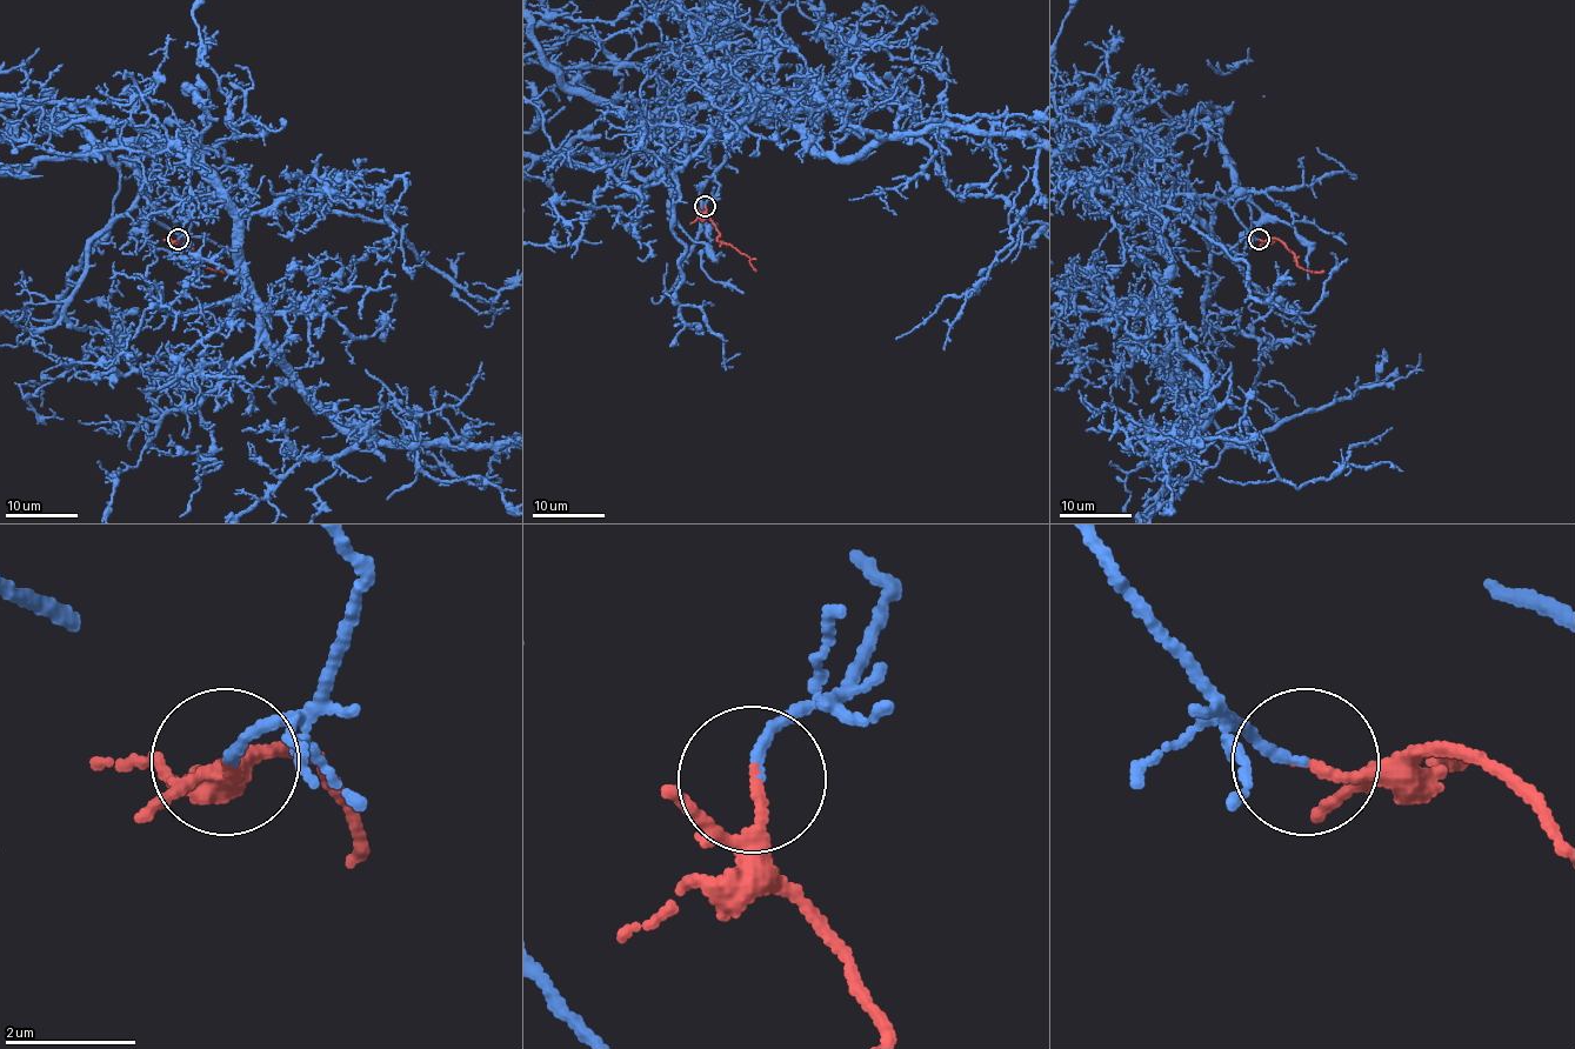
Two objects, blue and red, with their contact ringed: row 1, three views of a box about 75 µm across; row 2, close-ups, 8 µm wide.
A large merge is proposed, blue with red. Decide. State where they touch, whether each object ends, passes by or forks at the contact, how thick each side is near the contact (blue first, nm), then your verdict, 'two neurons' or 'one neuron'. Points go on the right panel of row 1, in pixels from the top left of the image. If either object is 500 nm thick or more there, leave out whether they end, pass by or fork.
place (1259, 239); blue ends; red ends; calibres 150 and 150 nm; one neuron

